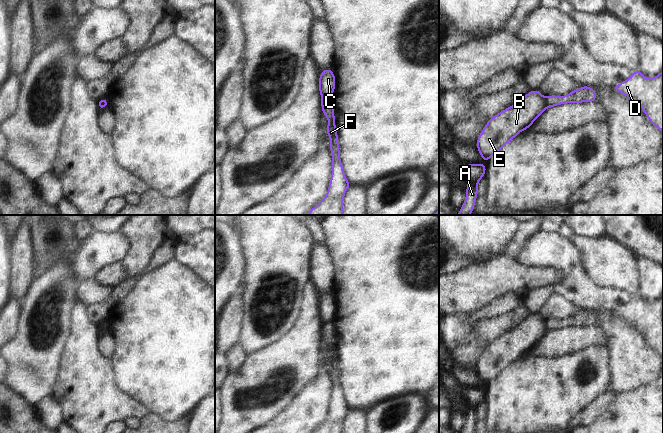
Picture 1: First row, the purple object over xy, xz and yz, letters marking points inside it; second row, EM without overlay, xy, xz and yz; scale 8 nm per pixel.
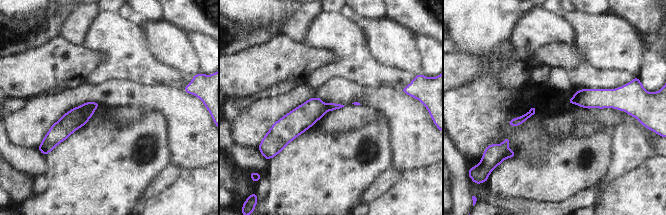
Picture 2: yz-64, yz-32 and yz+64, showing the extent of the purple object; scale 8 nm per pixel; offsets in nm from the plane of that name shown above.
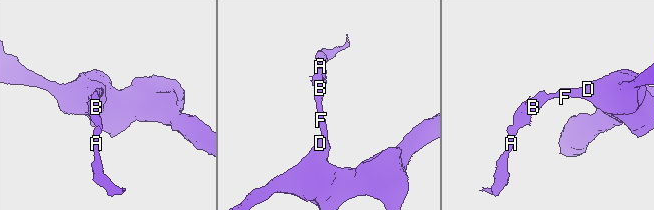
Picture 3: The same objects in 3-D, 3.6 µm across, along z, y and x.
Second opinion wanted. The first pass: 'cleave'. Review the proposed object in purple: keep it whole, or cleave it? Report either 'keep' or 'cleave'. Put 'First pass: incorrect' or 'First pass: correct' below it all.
cleave
First pass: correct

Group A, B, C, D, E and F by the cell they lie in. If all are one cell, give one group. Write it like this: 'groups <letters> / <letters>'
groups A B C E / D F

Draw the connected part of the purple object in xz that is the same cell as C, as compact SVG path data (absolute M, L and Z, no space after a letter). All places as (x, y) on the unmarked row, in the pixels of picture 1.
M324 293L319 299L319 317L321 324L331 322L335 315L336 303L332 293Z

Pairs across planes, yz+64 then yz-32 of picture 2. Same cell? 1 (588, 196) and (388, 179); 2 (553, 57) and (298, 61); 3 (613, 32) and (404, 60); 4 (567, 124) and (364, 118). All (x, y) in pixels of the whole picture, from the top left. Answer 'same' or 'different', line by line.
1: same
2: same
3: same
4: same

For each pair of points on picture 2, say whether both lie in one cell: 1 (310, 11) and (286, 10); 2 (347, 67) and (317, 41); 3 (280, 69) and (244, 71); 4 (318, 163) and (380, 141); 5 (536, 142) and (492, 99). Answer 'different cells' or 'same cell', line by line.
1: different cells
2: same cell
3: same cell
4: same cell
5: same cell

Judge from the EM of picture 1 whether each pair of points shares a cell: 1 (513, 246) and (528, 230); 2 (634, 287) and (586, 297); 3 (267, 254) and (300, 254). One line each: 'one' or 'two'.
1: one
2: two
3: one

